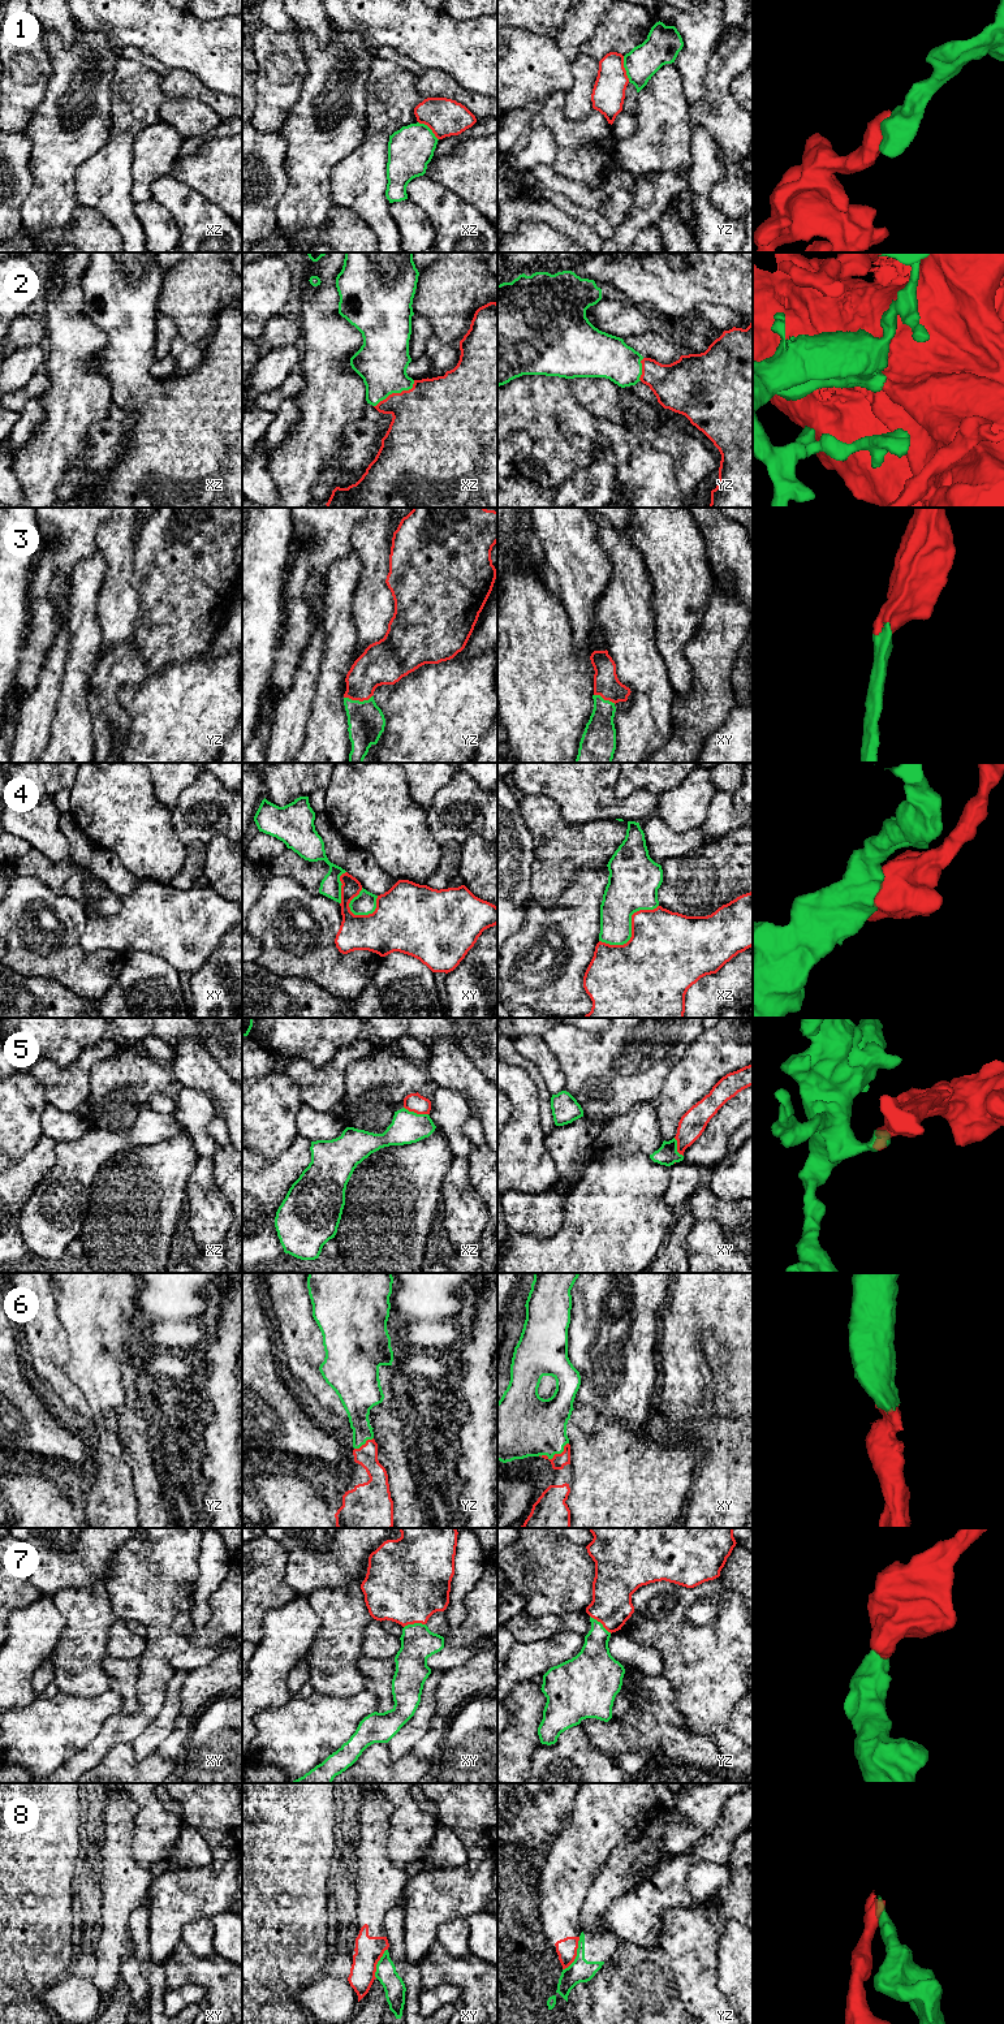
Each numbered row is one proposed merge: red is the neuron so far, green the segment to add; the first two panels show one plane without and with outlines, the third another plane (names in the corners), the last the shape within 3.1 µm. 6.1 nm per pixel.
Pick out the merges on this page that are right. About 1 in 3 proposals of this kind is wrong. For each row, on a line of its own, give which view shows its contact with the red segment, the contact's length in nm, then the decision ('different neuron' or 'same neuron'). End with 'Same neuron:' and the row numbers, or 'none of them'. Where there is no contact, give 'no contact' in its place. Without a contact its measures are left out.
1: yz | 170 nm | different neuron
2: xz | 300 nm | same neuron
3: yz | 180 nm | same neuron
4: xz | 440 nm | different neuron
5: xz | 160 nm | different neuron
6: xy | 200 nm | same neuron
7: yz | 170 nm | same neuron
8: yz | 240 nm | different neuron
Same neuron: 2, 3, 6, 7

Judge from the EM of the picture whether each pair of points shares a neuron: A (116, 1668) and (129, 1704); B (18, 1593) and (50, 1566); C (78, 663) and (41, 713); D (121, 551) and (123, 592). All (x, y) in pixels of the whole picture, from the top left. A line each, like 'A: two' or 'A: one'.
A: one
B: two
C: two
D: one

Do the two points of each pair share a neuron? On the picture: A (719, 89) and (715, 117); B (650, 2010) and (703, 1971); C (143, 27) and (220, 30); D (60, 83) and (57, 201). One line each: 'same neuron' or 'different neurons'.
A: same neuron
B: different neurons
C: same neuron
D: same neuron

